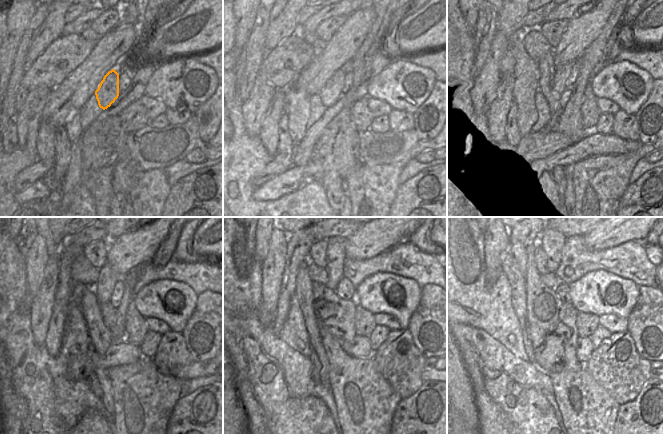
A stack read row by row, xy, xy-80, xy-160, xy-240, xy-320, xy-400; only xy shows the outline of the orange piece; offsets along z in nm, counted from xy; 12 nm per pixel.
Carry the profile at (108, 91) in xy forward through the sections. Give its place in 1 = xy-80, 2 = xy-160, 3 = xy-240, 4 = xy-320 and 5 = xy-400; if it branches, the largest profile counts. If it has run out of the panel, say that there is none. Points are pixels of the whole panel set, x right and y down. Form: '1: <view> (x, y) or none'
1: xy-80 (332, 91)
2: xy-160 (553, 73)
3: xy-240 (104, 287)
4: xy-320 (335, 253)
5: xy-400 (551, 241)

